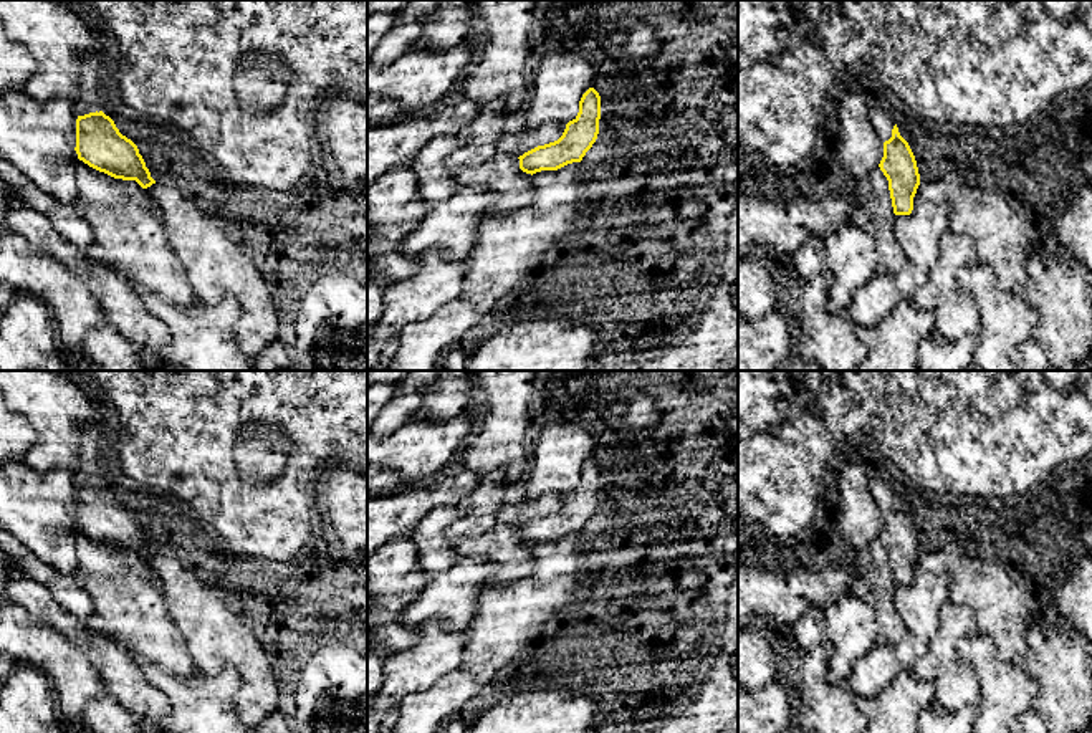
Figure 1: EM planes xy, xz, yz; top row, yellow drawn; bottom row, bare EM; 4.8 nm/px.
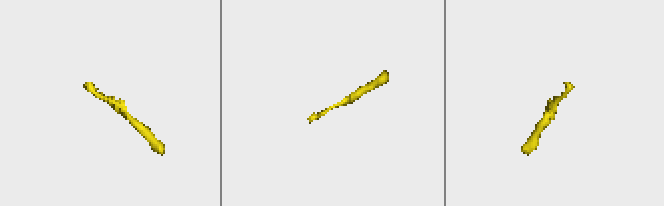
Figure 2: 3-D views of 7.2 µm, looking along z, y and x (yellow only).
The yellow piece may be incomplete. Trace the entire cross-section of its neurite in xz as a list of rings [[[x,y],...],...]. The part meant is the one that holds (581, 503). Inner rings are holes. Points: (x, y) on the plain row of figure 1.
[[[589,458],[579,472],[577,486],[566,495],[563,506],[520,526],[520,539],[533,546],[541,541],[558,541],[568,534],[581,533],[597,510],[599,490],[601,467],[594,458]]]

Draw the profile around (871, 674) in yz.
[[[920,564],[910,586],[895,586],[893,601],[907,634],[893,644],[874,645],[860,657],[845,683],[864,705],[903,670],[913,670],[938,627],[938,611],[948,601],[948,579]]]

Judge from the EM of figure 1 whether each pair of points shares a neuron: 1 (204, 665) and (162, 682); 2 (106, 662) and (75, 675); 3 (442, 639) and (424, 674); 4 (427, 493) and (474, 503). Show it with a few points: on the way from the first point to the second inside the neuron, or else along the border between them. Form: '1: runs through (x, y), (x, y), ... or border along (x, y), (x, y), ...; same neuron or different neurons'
1: border along (199, 670), (214, 674); different neurons
2: border along (96, 669), (106, 690); different neurons
3: runs through (440, 647), (424, 665); same neuron
4: border along (483, 477), (457, 503), (435, 507), (426, 515); different neurons

